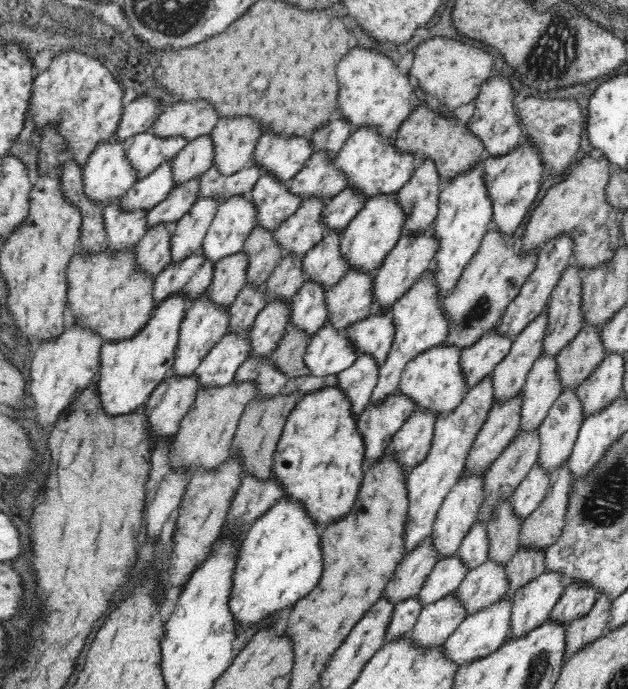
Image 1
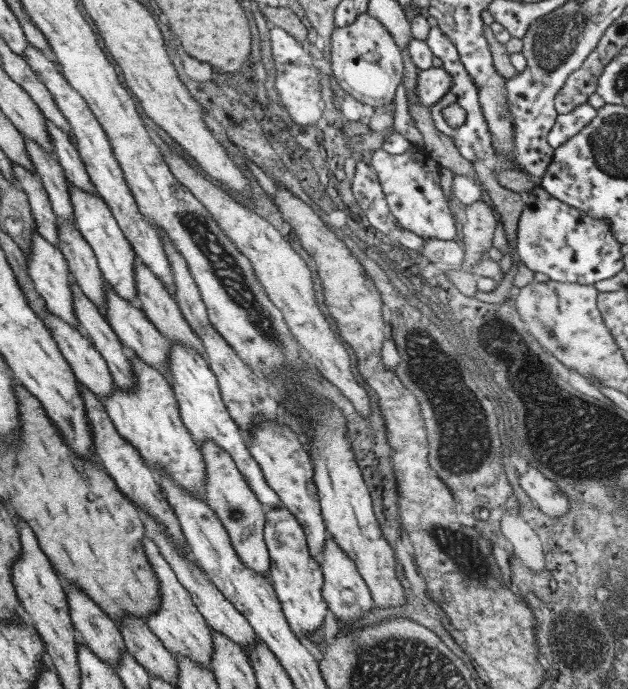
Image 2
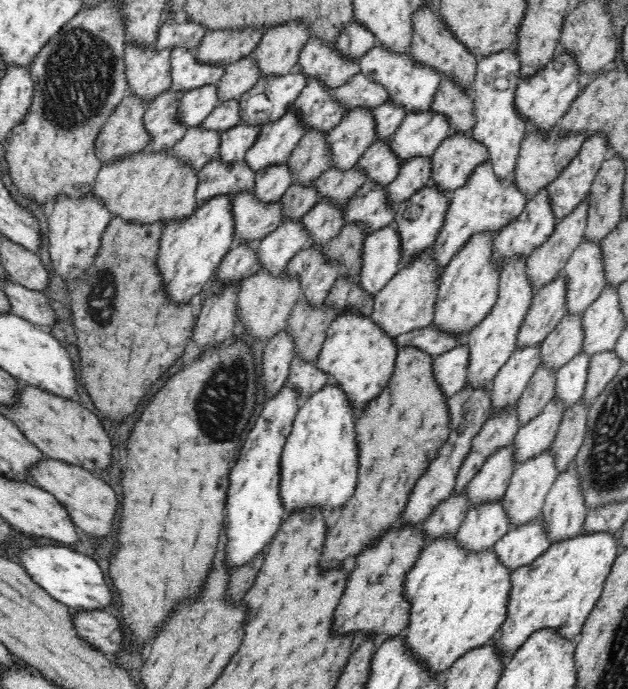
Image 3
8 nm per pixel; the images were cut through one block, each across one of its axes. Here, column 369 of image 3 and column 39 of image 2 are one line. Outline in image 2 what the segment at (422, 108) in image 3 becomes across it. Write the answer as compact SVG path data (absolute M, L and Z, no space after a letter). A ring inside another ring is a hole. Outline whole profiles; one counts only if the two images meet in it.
M31 44L27 45L23 60L31 67L31 70L37 75L41 83L47 87L47 90L51 93L51 97L53 97L53 101L55 101L55 105L57 105L57 109L65 117L65 122L69 123L69 133L73 133L75 149L77 149L79 157L83 161L85 171L89 175L89 181L93 183L93 187L95 187L100 200L105 202L107 208L109 208L119 230L121 230L127 241L129 241L133 252L140 262L147 266L161 280L161 284L167 290L170 290L173 297L173 275L171 274L169 261L167 261L165 251L163 250L163 243L161 243L161 239L159 239L155 228L149 225L143 216L141 216L137 204L135 204L134 198L127 188L121 167L119 167L117 161L115 161L115 157L113 157L111 145L109 145L103 129L87 108L83 98L67 84L56 64L45 58L43 54L40 54L40 51L33 49L33 46L30 46Z

